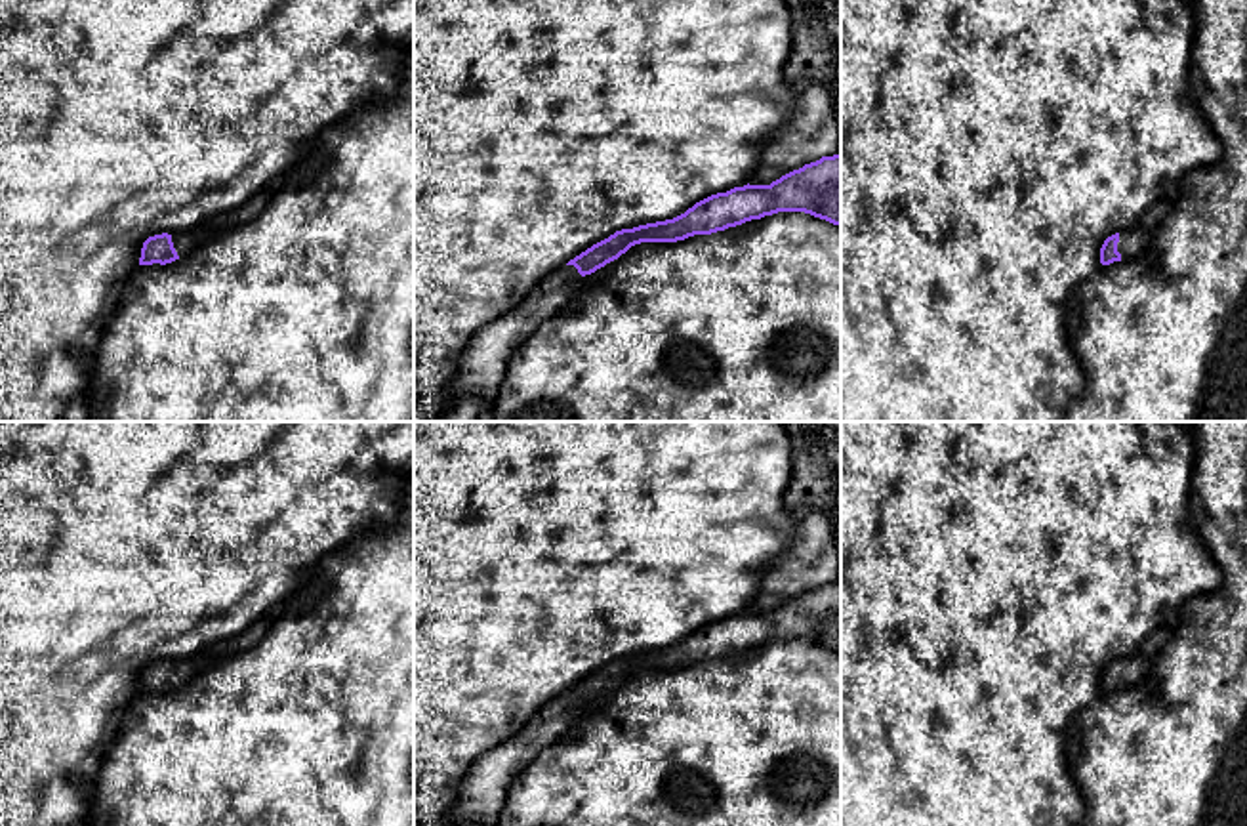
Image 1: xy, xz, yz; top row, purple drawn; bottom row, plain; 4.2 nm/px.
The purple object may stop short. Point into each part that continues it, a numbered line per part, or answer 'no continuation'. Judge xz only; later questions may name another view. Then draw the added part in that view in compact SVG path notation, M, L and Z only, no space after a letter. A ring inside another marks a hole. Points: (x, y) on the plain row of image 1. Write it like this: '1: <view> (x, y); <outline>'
1: xz (483, 792); M574 692L551 700L522 731L480 755L460 788L460 801L435 826L496 826L513 778L549 744L559 740L582 712Z

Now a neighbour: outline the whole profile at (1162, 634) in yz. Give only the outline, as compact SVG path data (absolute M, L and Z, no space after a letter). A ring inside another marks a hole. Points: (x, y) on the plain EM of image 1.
M1159 624L1142 643L1140 652L1146 658L1155 658L1155 654L1169 643L1169 639L1173 637L1173 630L1167 628L1165 624Z

